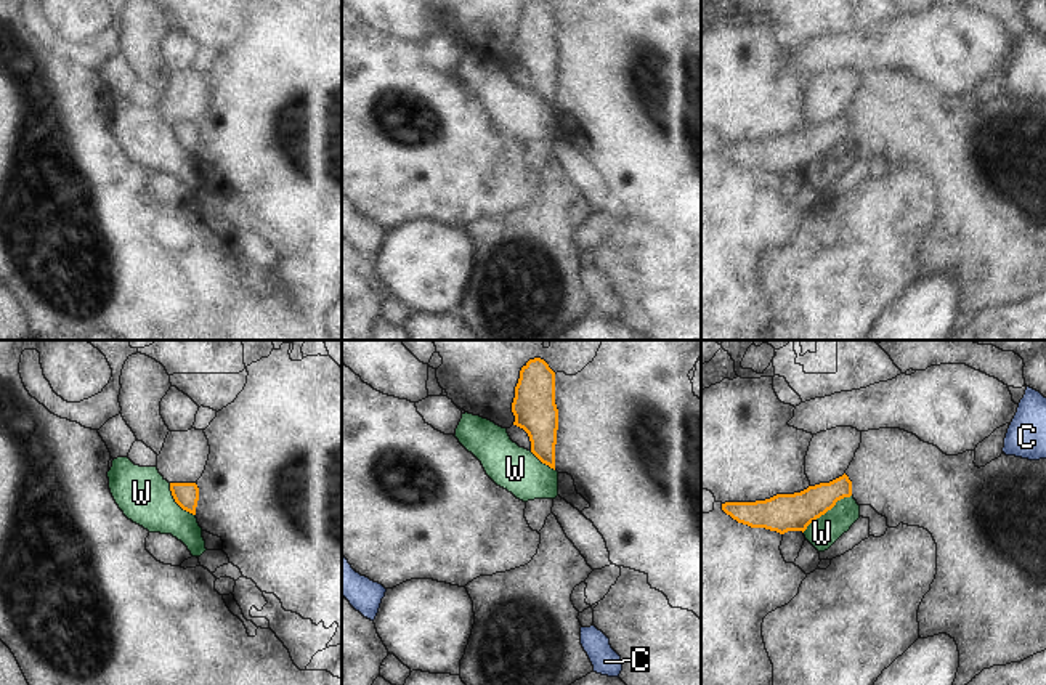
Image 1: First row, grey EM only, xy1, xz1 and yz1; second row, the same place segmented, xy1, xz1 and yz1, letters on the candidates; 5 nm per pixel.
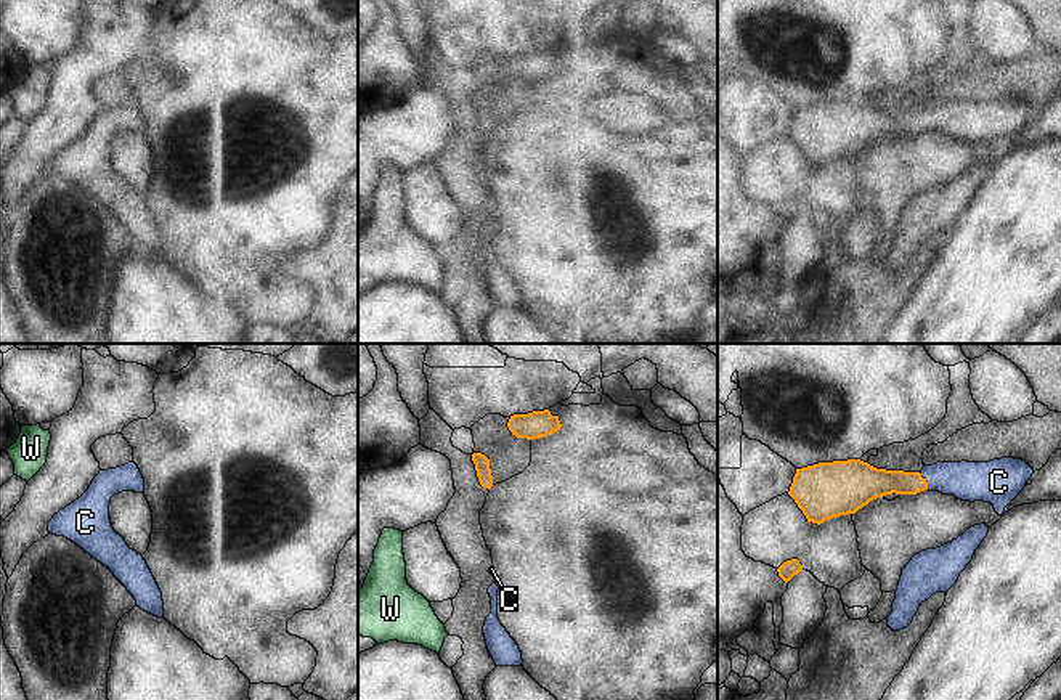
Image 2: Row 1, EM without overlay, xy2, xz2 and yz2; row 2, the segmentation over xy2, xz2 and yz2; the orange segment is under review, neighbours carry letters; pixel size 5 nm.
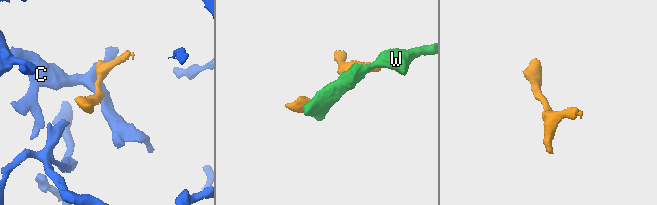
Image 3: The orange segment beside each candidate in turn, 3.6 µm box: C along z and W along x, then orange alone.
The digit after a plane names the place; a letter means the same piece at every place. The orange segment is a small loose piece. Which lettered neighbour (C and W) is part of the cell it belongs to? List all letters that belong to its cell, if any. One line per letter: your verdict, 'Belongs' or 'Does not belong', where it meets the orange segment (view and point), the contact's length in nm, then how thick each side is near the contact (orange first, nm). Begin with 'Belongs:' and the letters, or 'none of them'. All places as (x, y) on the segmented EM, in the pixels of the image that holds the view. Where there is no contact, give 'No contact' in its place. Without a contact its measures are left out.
Belongs: C
C: Belongs. Touches orange at yz2 (925, 480). Shared border 100 nm. Thickness 140 nm (orange) against 190 nm
W: Does not belong. Touches orange at yz1 (827, 510). Shared border 320 nm. Thickness 190 nm (orange) against 150 nm

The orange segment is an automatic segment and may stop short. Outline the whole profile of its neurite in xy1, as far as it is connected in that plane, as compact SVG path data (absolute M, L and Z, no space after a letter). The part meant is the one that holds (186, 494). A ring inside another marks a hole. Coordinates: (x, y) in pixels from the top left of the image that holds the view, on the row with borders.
M170 483L175 502L186 512L196 515L199 488L196 483Z

